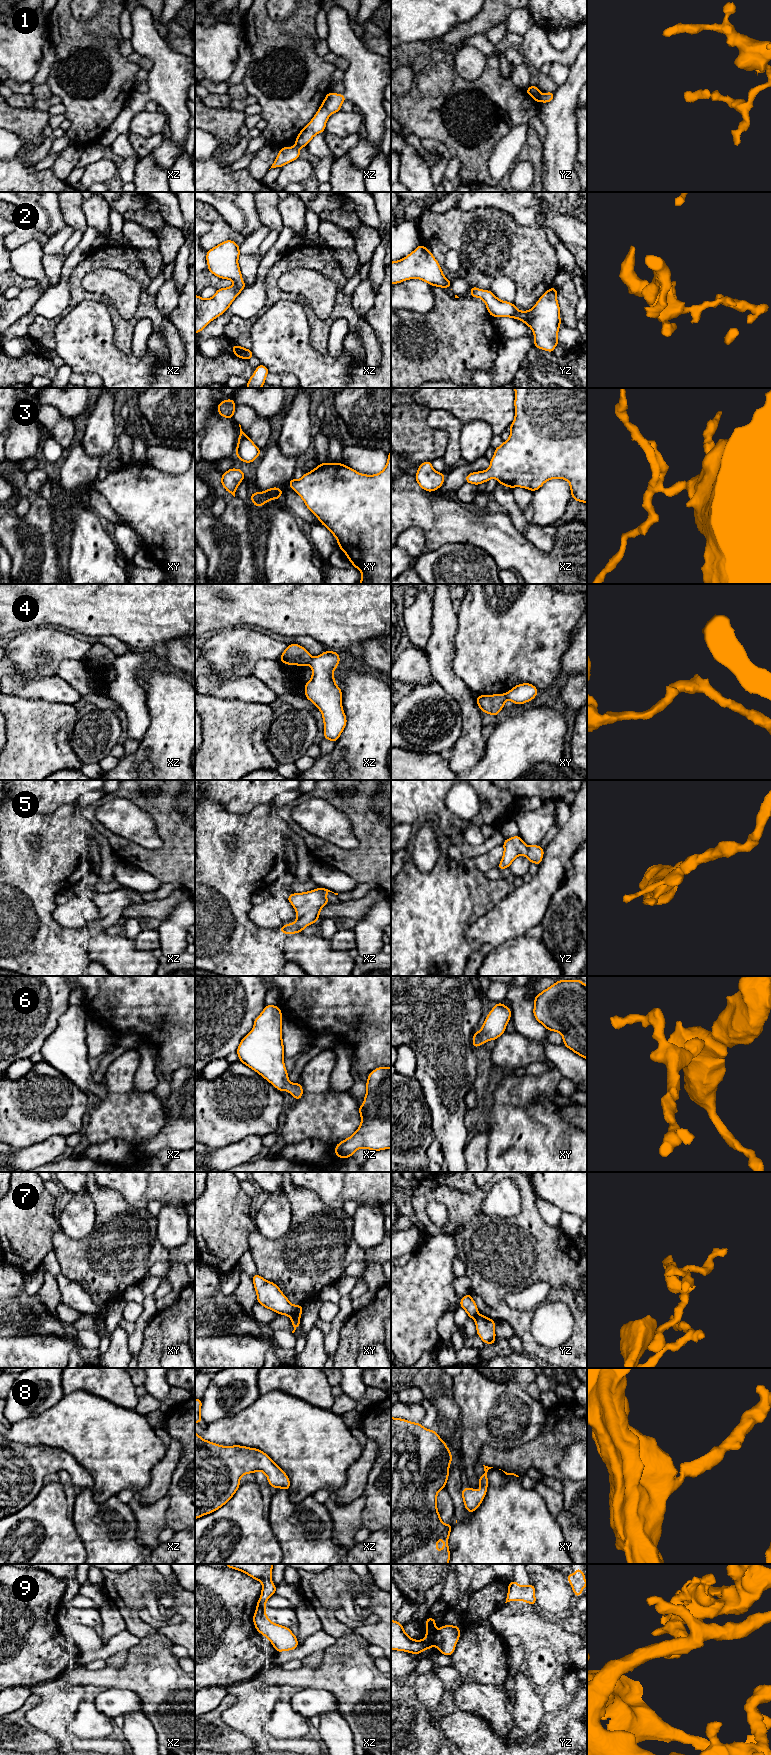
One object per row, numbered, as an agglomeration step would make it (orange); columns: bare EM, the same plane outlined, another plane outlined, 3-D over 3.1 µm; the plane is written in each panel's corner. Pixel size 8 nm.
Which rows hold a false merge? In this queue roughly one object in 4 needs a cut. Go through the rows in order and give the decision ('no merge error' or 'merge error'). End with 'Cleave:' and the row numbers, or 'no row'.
1: merge error
2: no merge error
3: no merge error
4: merge error
5: no merge error
6: no merge error
7: merge error
8: no merge error
9: merge error
Cleave: 1, 4, 7, 9

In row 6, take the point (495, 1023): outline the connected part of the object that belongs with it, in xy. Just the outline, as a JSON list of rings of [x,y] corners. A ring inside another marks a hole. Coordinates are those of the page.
[[[496,1003],[493,1009],[487,1015],[482,1029],[473,1035],[473,1048],[485,1044],[488,1040],[496,1040],[504,1032],[512,1013],[510,1008],[503,1003]]]

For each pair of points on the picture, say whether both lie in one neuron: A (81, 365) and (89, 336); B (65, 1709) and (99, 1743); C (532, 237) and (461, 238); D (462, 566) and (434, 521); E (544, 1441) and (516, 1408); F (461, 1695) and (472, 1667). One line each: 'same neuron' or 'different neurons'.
A: same neuron
B: same neuron
C: same neuron
D: different neurons
E: different neurons
F: different neurons

